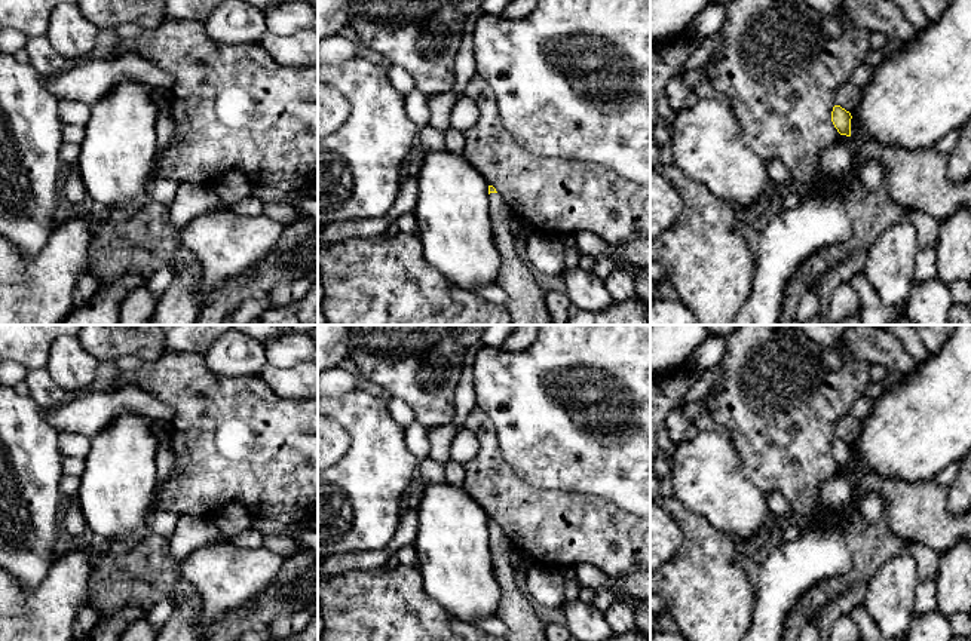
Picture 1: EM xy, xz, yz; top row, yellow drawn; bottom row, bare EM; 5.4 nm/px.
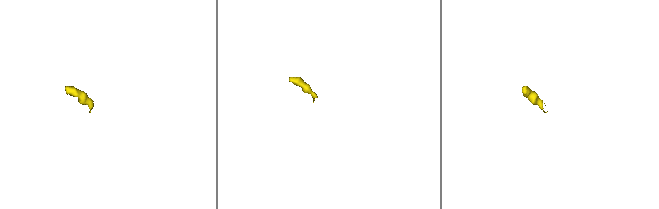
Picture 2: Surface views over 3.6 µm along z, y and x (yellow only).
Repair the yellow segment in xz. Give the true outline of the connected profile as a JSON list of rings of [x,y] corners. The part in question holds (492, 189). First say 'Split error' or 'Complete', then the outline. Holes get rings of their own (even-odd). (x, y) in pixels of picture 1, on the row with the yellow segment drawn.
Split error. [[[488,185],[488,217],[502,261],[496,283],[506,295],[505,310],[512,325],[552,325],[543,291],[515,252],[515,237],[511,233],[514,214],[493,185]]]

